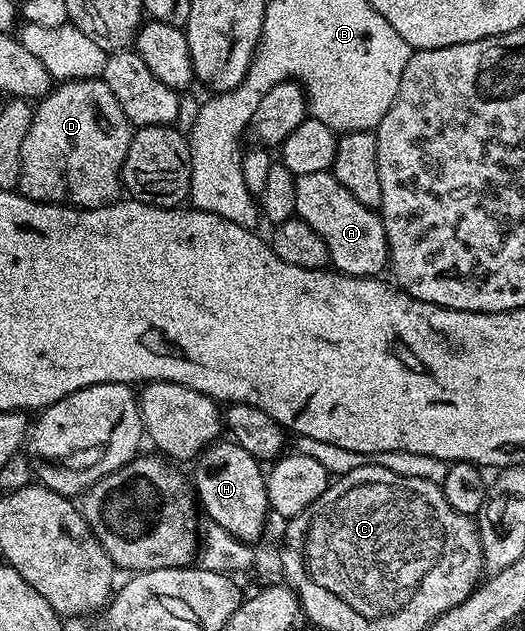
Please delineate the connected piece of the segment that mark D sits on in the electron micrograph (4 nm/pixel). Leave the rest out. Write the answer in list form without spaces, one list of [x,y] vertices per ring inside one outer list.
[[[102,77],[58,83],[34,107],[25,144],[21,144],[18,193],[35,202],[54,202],[80,210],[92,210],[116,201],[121,194],[123,161],[129,152],[132,133],[131,121],[121,112],[117,96],[109,92]]]

